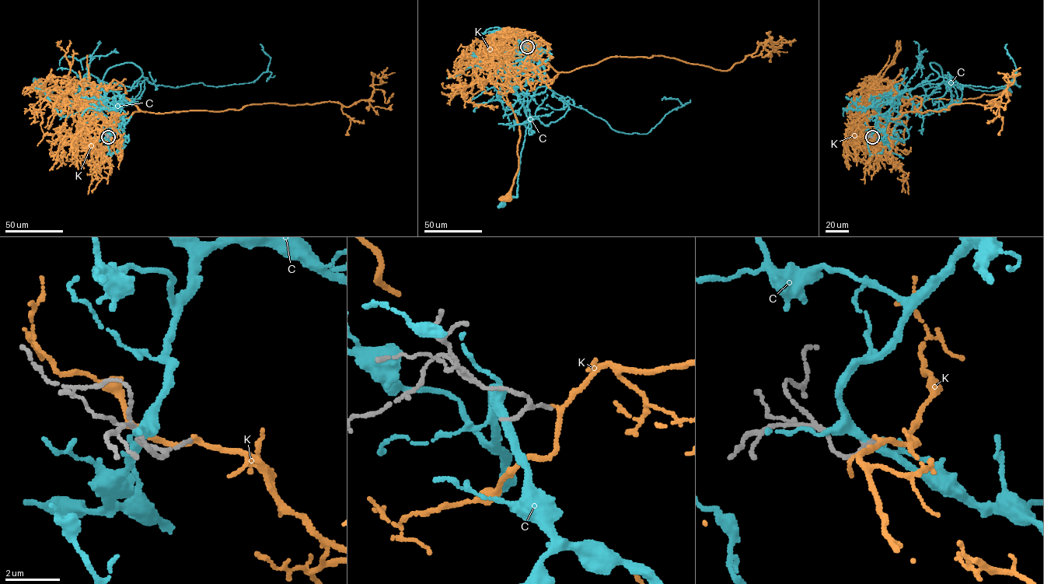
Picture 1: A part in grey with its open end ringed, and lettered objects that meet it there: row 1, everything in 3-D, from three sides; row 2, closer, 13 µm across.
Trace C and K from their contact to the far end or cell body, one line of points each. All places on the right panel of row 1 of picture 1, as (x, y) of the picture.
C: (872, 137), (877, 126), (885, 128), (893, 99), (907, 89), (946, 82), (1010, 91), (1014, 82)
K: (872, 137), (874, 148), (887, 147), (898, 115), (906, 103), (935, 99), (961, 101), (983, 94), (1007, 92)

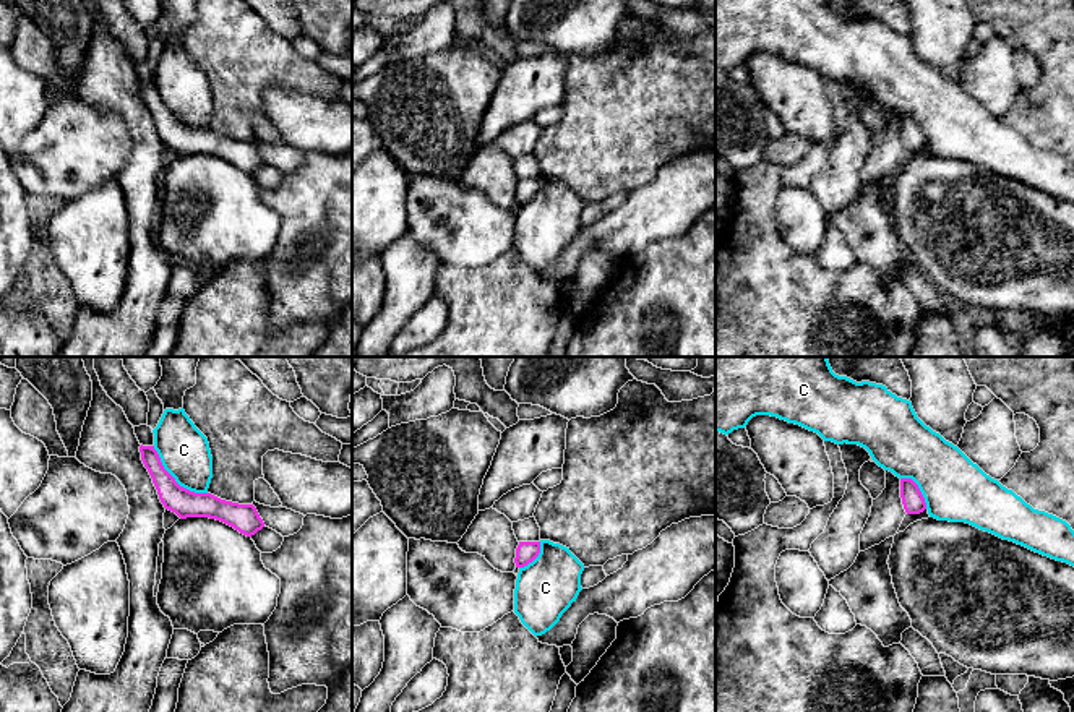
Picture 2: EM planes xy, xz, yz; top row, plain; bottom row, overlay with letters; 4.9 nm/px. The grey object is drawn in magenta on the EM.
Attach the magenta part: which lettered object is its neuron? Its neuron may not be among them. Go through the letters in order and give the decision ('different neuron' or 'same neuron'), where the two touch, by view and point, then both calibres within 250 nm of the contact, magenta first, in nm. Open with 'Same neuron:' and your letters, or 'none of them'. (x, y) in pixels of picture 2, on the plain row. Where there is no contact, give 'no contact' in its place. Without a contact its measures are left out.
Same neuron: none of them
C: different neuron; meets magenta in xy at (174, 115); 140 nm thick on the magenta side, 240 nm on the other
K: different neuron; no contact

